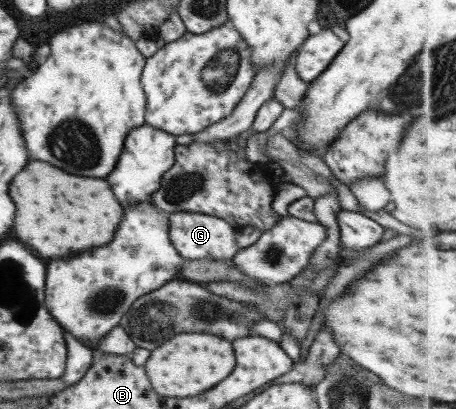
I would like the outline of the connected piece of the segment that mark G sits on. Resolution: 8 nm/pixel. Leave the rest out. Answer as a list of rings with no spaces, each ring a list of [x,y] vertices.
[[[168,213],[168,237],[175,246],[177,254],[189,260],[229,260],[237,252],[235,246],[235,232],[233,226],[218,216],[206,215],[205,213]]]

